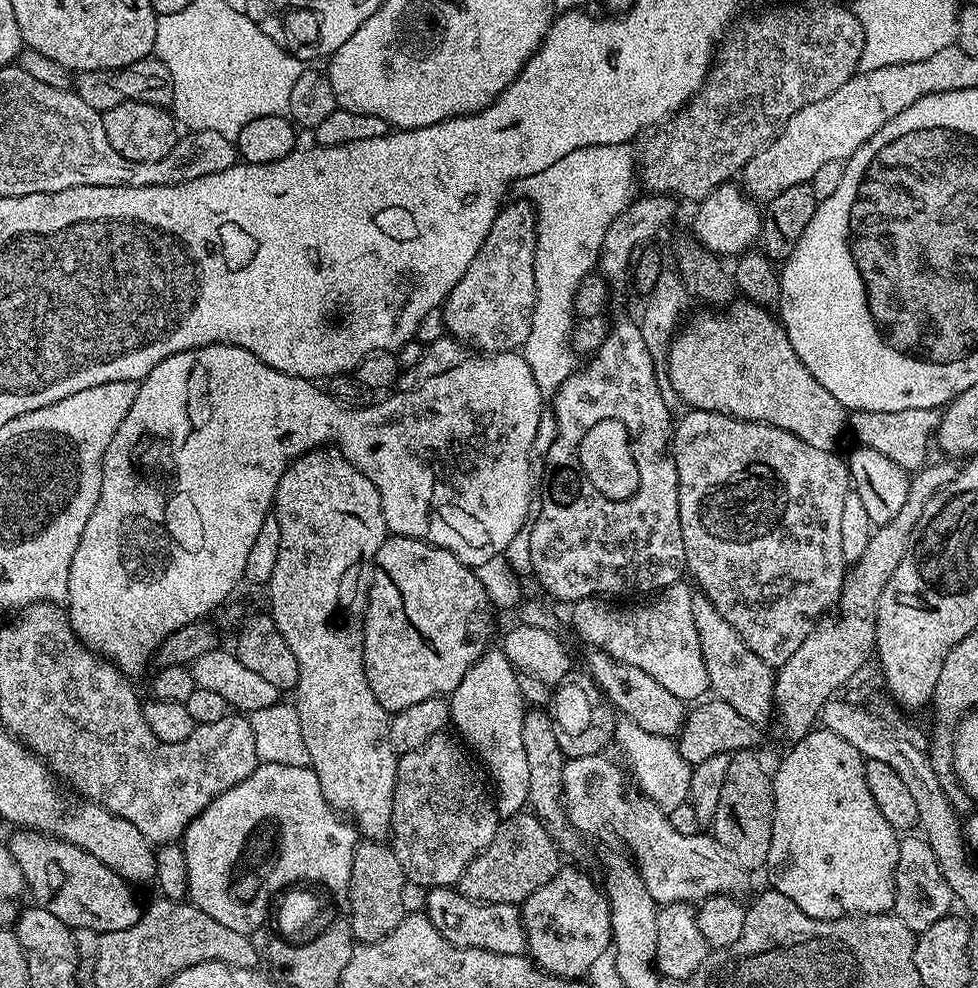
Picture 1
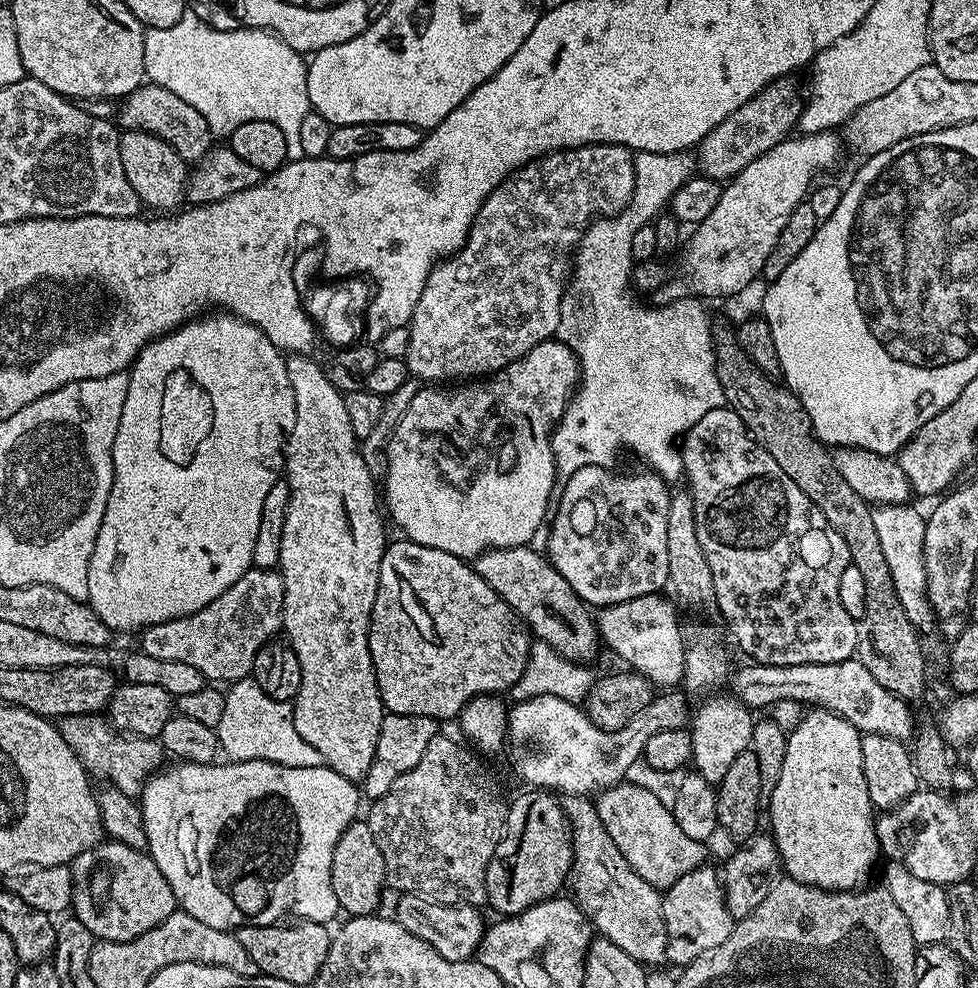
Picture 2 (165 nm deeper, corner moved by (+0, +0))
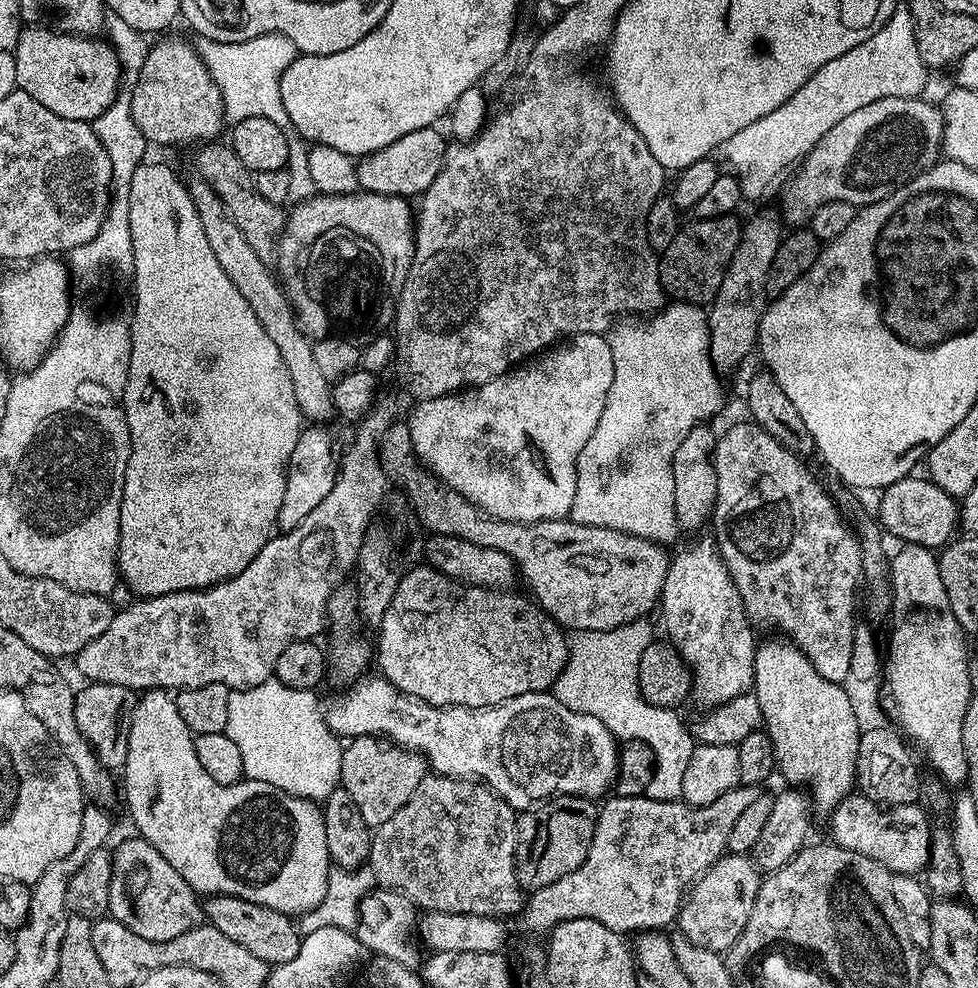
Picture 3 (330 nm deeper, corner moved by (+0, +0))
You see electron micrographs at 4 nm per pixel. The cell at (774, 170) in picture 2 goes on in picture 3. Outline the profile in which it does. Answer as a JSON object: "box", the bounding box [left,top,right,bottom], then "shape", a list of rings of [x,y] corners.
{"box":[783,96,944,226],"shape":[[[914,96],[878,98],[878,102],[870,102],[870,106],[862,106],[862,110],[854,110],[854,114],[842,118],[834,130],[826,130],[826,134],[791,173],[792,181],[784,188],[783,219],[788,224],[792,223],[792,226],[804,226],[819,208],[826,206],[826,202],[841,200],[857,206],[873,204],[903,188],[927,168],[933,168],[942,156],[944,114],[937,105],[935,108],[930,101],[924,99]]]}

